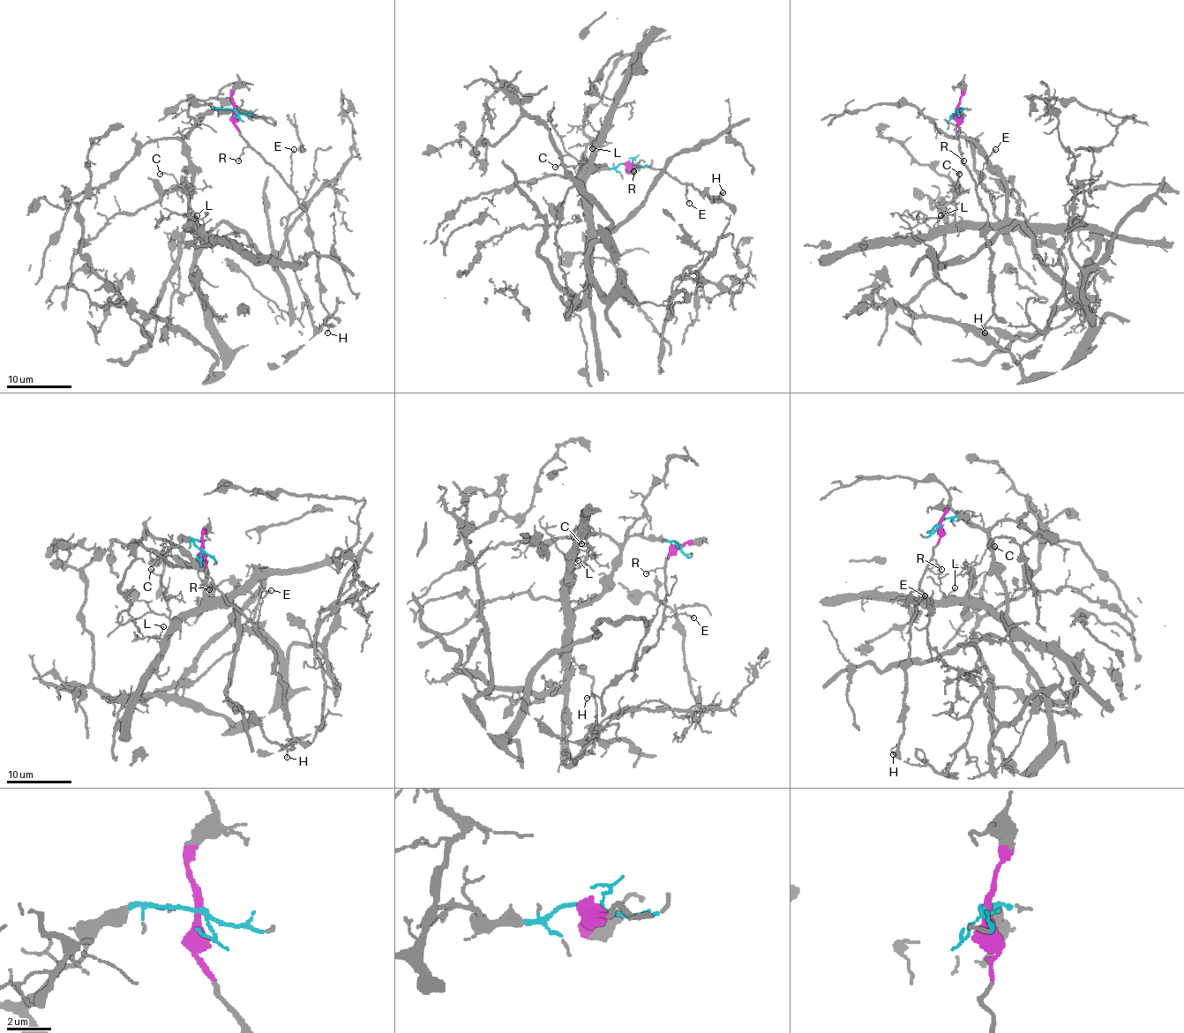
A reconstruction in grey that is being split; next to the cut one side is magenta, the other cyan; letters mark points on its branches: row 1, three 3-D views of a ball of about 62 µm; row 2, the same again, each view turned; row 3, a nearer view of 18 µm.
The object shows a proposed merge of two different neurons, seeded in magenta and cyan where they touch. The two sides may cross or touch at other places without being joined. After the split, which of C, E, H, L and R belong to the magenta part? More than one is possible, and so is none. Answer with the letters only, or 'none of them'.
E, H, R

